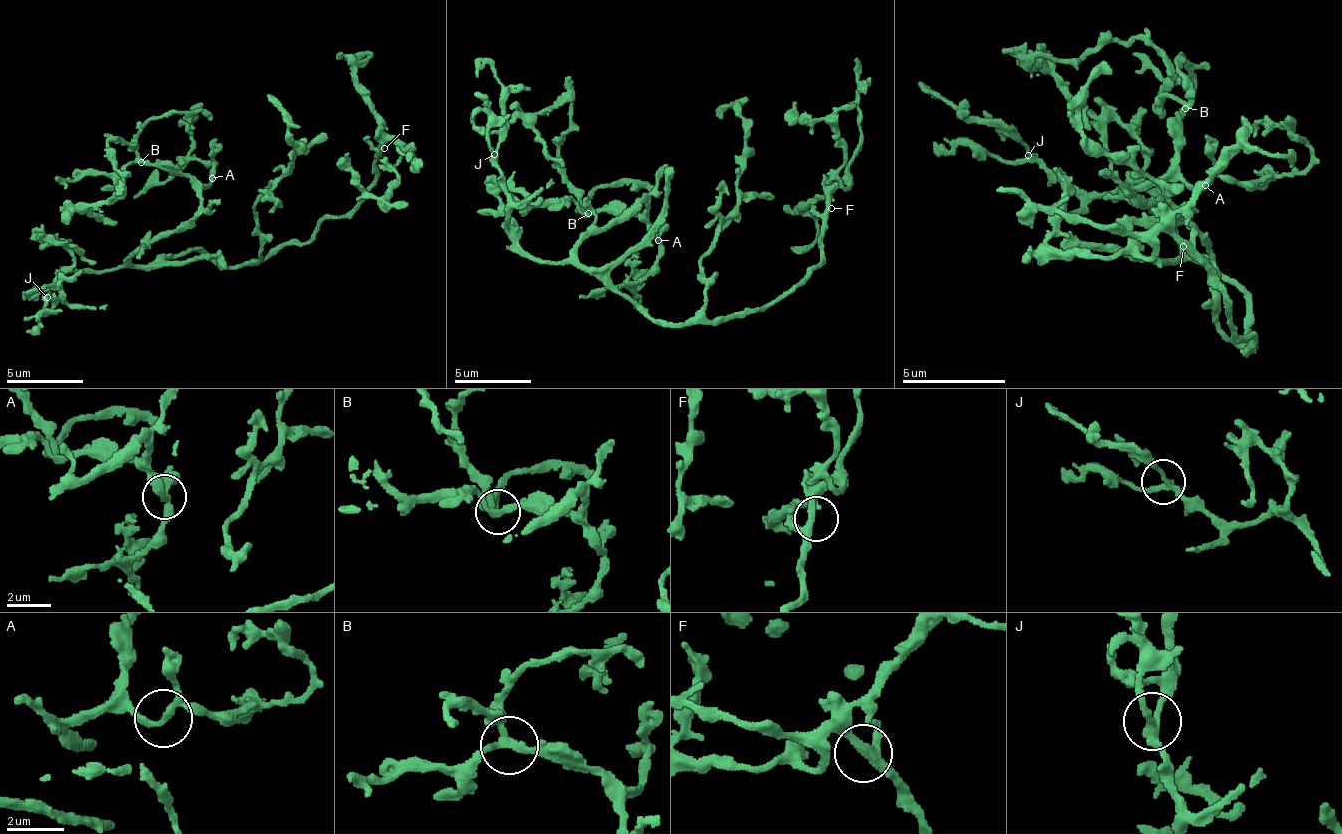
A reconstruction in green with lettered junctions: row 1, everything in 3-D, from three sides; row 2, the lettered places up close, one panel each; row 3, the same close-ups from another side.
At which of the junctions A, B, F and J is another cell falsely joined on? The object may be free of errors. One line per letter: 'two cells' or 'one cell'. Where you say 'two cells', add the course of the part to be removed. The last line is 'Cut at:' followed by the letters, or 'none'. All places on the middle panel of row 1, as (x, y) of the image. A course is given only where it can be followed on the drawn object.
A: one cell
B: one cell
F: one cell
J: one cell
Cut at: none

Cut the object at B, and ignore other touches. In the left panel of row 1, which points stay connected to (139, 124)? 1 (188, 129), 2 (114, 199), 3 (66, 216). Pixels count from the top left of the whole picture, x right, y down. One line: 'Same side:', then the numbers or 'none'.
Same side: 2, 3

